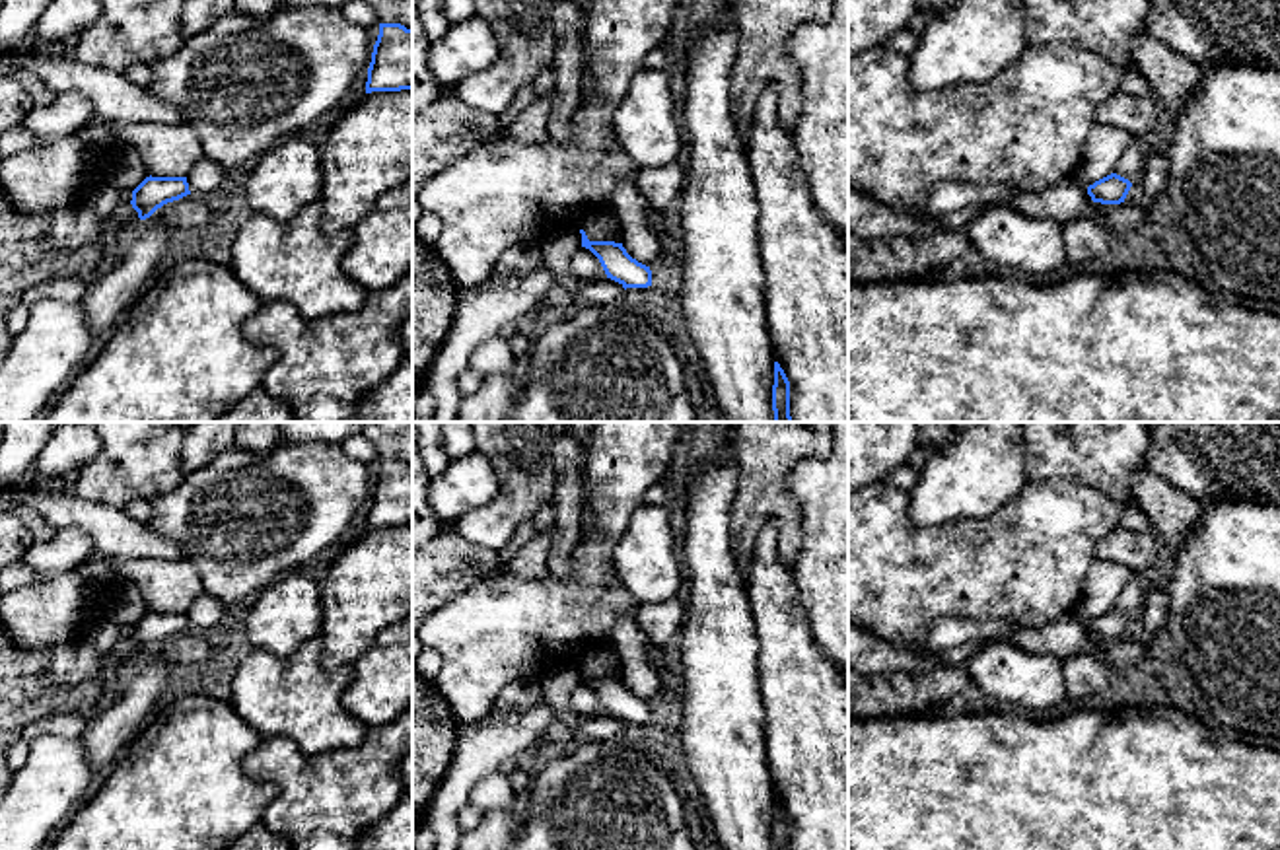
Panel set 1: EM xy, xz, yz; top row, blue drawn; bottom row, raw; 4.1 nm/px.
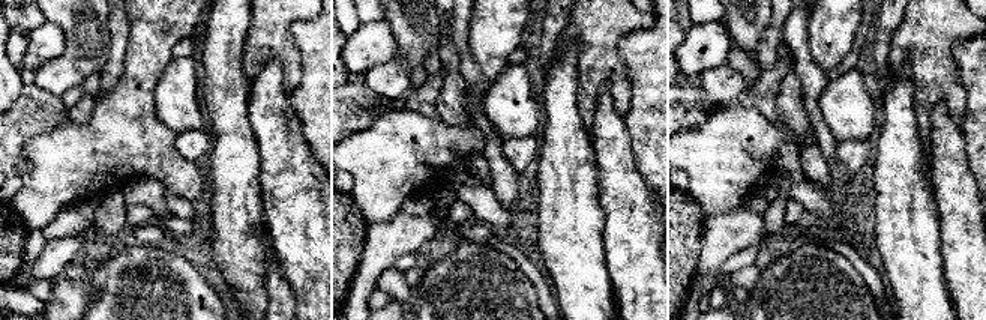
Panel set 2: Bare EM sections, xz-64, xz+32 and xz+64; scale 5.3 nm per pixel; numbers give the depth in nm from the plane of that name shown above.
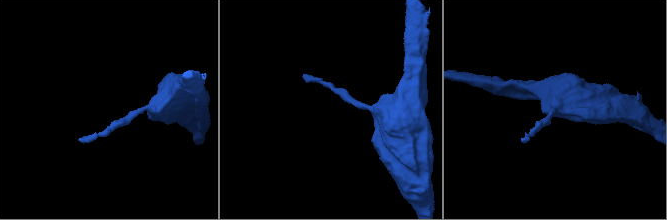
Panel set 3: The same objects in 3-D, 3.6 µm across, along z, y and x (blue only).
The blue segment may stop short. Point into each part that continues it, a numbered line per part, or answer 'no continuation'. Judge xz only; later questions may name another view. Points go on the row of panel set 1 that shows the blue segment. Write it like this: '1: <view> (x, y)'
no continuation

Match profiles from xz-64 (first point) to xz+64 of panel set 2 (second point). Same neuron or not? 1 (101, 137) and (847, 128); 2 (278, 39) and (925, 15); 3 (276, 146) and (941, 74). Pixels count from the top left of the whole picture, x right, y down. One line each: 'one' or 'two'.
1: two
2: one
3: two

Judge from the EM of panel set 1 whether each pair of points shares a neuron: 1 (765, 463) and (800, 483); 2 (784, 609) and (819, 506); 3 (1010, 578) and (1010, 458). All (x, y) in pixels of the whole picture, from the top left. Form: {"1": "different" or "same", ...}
{"1": "different", "2": "different", "3": "different"}

